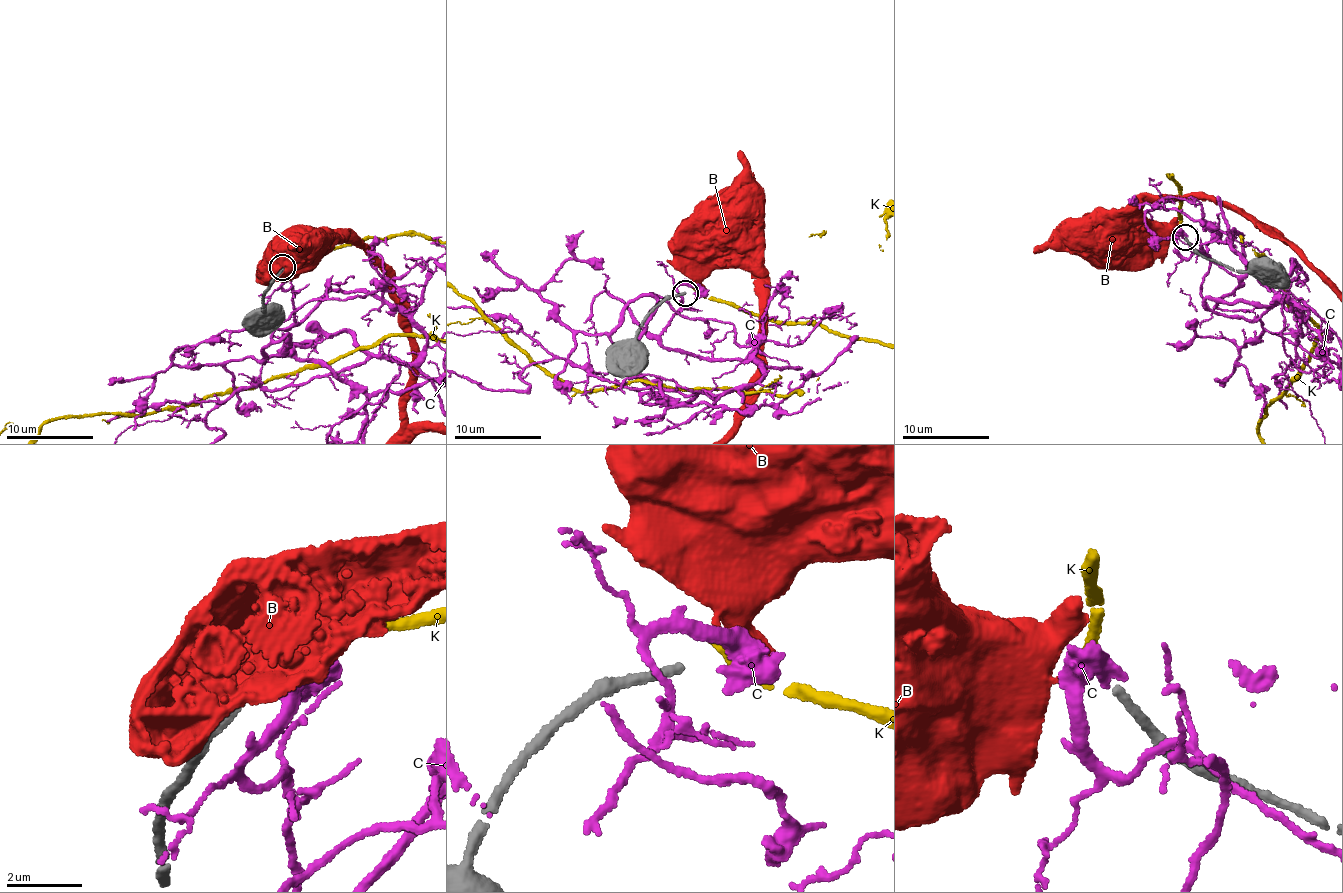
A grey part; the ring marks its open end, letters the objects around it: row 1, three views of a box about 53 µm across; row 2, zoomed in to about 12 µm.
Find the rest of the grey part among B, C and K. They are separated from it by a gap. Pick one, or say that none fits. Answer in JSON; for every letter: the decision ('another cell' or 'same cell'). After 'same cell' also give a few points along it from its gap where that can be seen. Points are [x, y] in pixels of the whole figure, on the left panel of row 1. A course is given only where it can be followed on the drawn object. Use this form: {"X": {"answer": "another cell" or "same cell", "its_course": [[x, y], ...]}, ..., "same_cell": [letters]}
{"B": {"answer": "another cell"}, "C": {"answer": "another cell"}, "K": {"answer": "another cell"}, "same_cell": []}

